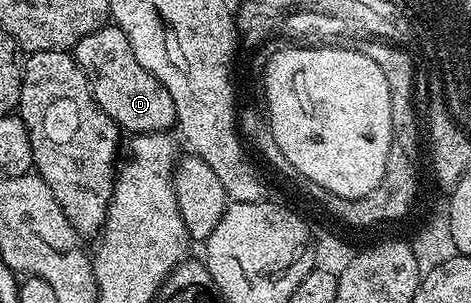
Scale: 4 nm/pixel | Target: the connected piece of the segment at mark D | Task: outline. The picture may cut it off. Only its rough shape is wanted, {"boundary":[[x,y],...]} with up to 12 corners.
{"boundary":[[110,22],[75,49],[95,102],[129,134],[176,125],[175,102]]}

